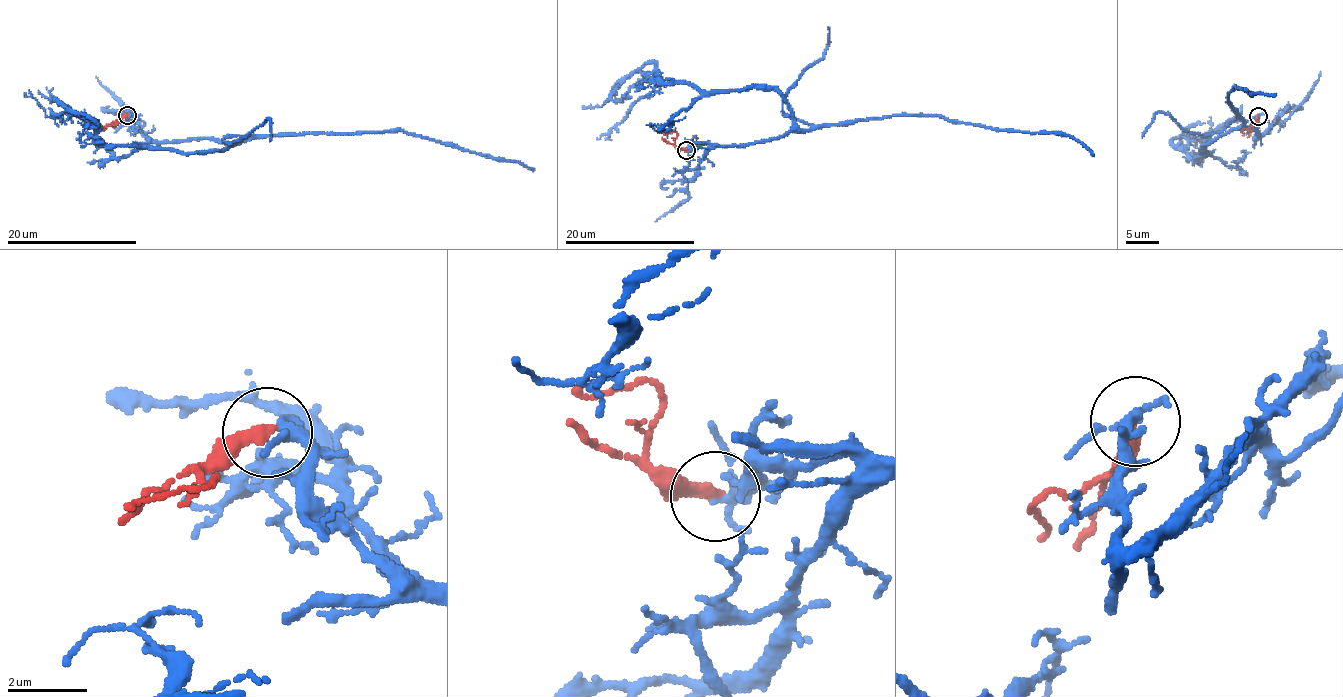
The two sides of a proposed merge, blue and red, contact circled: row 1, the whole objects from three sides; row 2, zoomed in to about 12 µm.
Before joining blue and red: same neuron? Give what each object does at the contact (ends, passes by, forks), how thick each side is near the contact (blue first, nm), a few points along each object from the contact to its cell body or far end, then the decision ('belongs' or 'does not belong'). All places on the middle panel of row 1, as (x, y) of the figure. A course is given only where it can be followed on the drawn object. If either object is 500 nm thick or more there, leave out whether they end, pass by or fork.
blue forks; red ends; calibres 180 and 360 nm; course blue (686, 150), (704, 144), (748, 145), (790, 132), (892, 116), (943, 116), (991, 128), (1069, 134), (1094, 155); course red (686, 150), (680, 149), (675, 144), (675, 132), (662, 133); belongs

